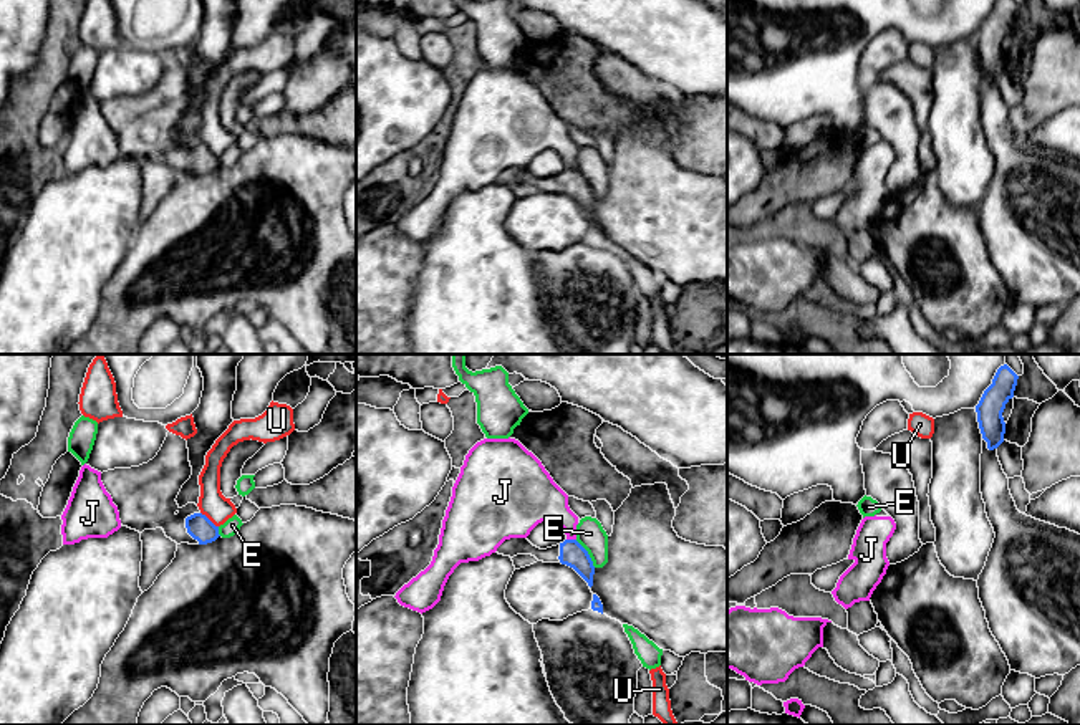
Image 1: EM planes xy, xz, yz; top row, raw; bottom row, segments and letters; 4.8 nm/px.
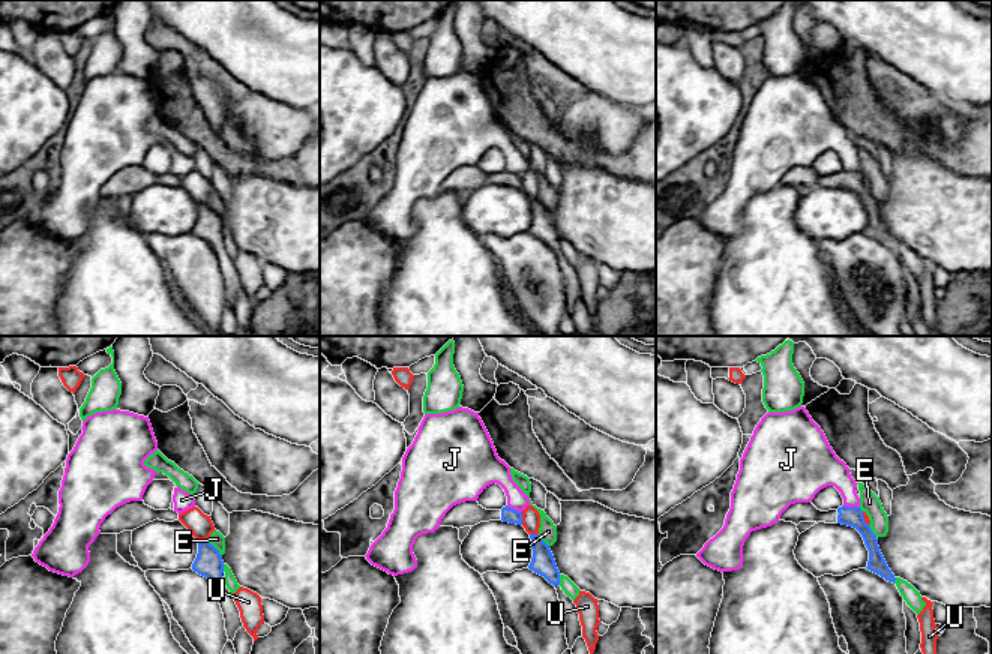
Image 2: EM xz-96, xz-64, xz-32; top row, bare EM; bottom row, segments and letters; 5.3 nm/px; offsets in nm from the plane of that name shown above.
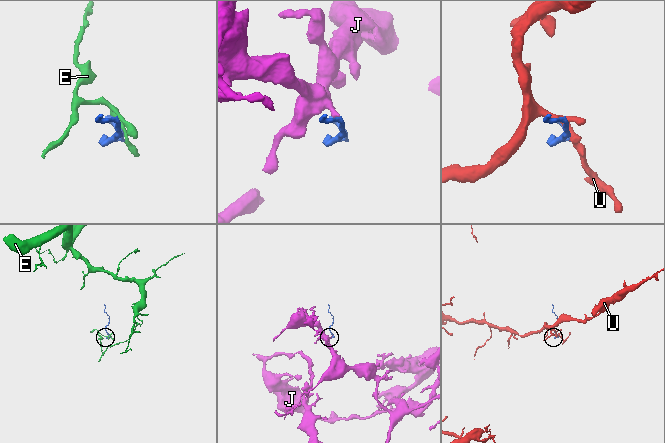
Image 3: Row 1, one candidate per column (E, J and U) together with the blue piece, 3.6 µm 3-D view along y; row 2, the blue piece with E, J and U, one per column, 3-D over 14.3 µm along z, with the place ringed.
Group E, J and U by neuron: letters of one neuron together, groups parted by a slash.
E / J / U

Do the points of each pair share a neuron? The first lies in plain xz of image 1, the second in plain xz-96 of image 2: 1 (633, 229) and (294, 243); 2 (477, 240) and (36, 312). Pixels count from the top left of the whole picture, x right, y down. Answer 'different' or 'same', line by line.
1: same
2: different

